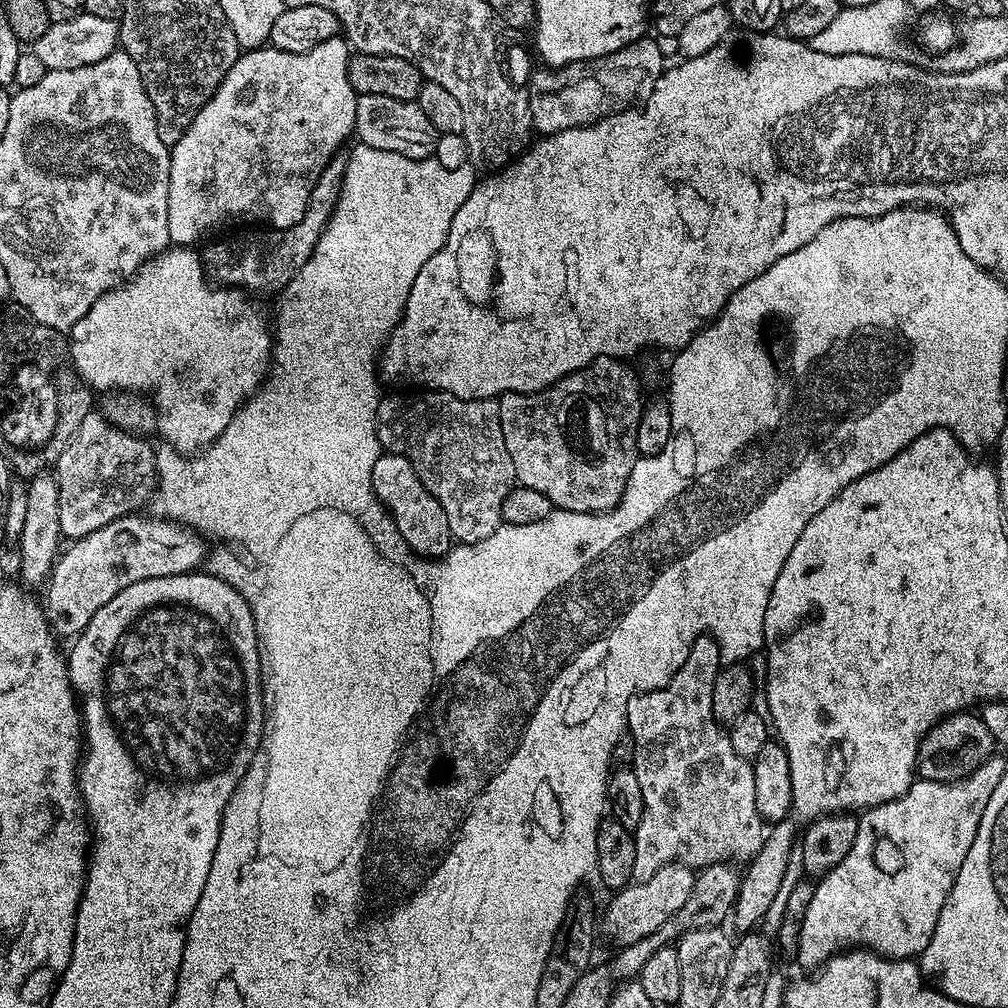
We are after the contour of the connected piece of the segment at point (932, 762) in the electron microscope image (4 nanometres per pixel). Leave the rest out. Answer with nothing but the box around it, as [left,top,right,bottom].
[916,710,997,784]

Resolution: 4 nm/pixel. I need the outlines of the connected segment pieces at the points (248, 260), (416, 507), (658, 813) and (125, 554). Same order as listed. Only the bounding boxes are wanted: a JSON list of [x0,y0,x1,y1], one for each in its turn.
[[202,150,348,294],[371,451,454,558],[626,634,766,882],[42,514,210,638]]

